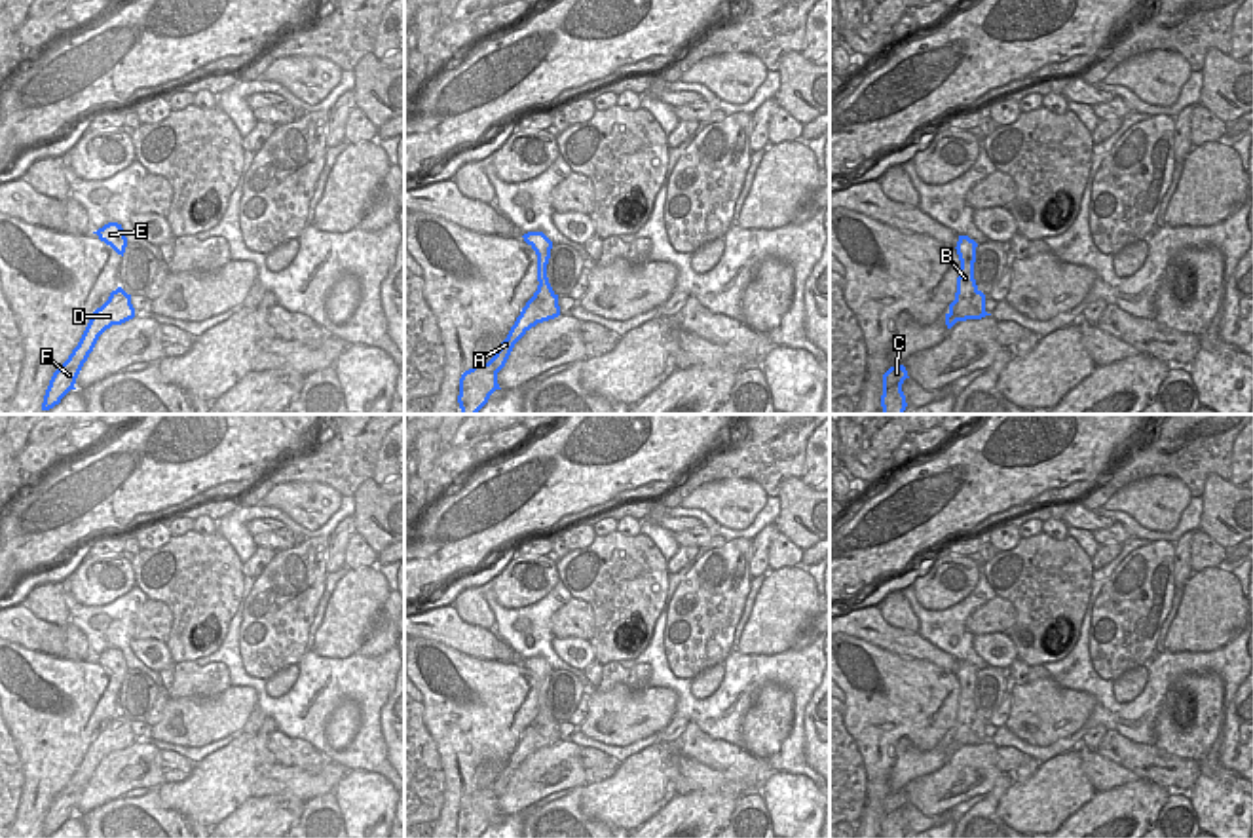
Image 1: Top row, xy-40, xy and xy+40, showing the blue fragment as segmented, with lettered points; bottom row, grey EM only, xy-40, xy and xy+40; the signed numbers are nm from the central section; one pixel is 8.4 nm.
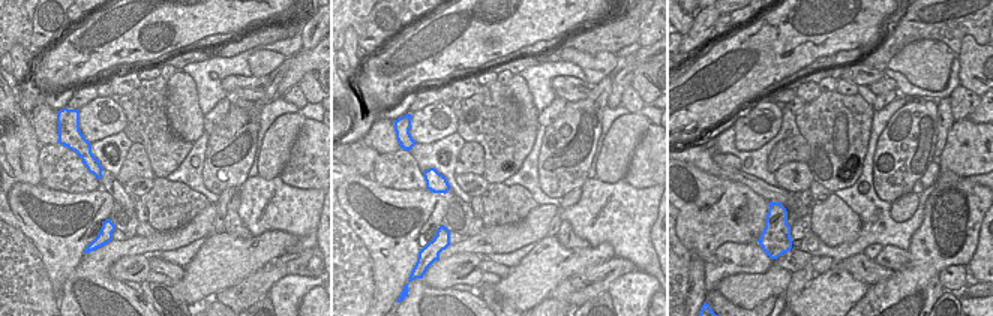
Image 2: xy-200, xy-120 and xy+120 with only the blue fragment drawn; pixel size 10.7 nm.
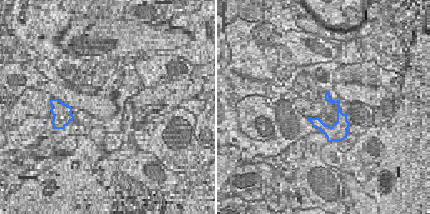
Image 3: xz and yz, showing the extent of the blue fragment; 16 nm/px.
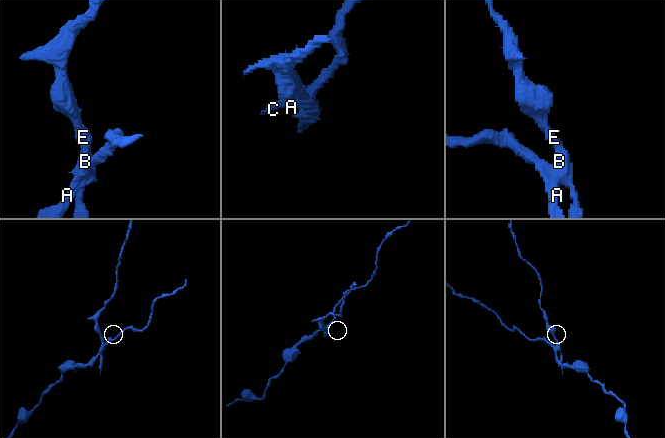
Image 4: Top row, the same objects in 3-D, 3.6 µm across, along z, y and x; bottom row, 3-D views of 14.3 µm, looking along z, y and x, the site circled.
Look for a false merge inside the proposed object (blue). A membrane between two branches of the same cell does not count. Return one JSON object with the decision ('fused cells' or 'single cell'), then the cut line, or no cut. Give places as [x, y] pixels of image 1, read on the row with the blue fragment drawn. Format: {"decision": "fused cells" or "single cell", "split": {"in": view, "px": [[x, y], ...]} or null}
{"decision": "fused cells", "split": {"in": "xy", "px": [[530, 299], [543, 310], [559, 312]]}}

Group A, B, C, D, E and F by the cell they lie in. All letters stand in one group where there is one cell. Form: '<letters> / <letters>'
A C D F / B E

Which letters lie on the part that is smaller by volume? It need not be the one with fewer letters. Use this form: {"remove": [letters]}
{"remove": ["B", "E"]}

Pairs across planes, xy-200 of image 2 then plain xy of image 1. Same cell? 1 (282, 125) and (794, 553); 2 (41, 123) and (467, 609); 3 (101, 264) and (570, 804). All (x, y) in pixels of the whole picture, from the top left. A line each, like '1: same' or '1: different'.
1: different
2: same
3: same

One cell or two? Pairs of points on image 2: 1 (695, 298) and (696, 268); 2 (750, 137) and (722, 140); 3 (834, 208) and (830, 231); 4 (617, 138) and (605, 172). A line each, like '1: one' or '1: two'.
1: one
2: two
3: one
4: one

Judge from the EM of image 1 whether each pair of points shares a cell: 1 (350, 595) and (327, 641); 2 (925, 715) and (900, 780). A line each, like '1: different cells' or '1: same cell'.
1: same cell
2: different cells

